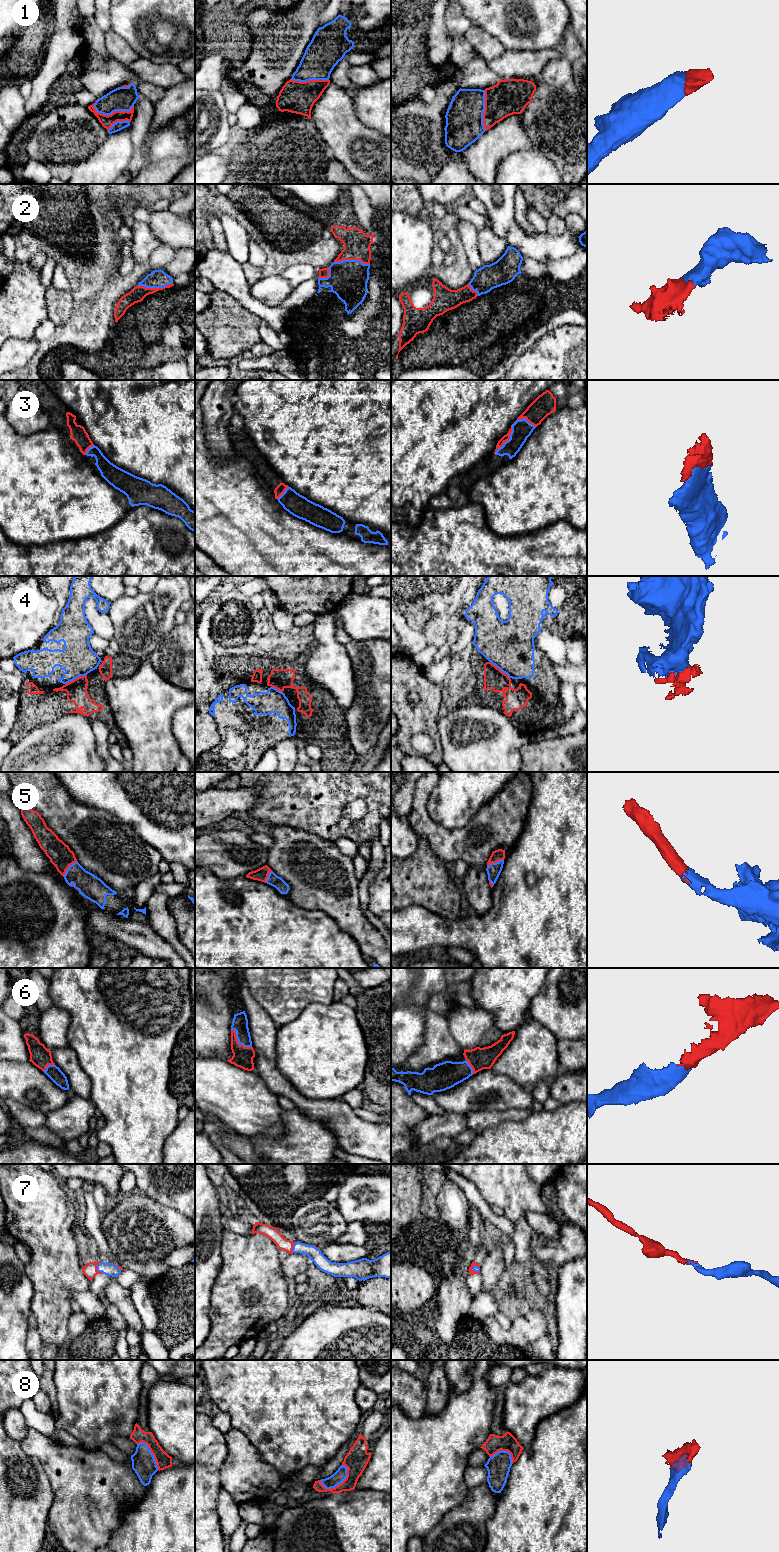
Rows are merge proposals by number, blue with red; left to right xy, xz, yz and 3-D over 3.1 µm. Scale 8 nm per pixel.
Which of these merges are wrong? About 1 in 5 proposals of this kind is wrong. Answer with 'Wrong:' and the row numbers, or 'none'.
Wrong: 4

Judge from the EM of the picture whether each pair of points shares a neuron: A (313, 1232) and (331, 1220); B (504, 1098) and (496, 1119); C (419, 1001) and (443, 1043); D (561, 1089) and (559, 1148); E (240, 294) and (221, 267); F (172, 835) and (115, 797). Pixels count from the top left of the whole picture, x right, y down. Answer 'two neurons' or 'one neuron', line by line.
A: one neuron
B: two neurons
C: two neurons
D: two neurons
E: one neuron
F: one neuron

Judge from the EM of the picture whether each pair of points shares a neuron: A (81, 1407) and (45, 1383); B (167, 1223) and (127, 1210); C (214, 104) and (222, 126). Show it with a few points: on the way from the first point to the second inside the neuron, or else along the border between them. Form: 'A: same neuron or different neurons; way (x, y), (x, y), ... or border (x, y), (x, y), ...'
A: different neurons; border (54, 1370), (57, 1413)
B: same neuron; way (157, 1223), (140, 1223), (137, 1220)
C: same neuron; way (214, 109), (214, 118), (217, 121)

